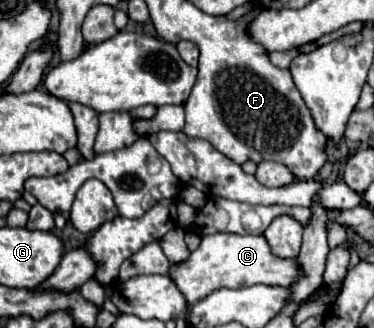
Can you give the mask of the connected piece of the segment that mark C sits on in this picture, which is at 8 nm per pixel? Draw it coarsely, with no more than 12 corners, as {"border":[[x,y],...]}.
{"border":[[204,235],[170,279],[188,305],[220,287],[298,281],[262,235]]}

